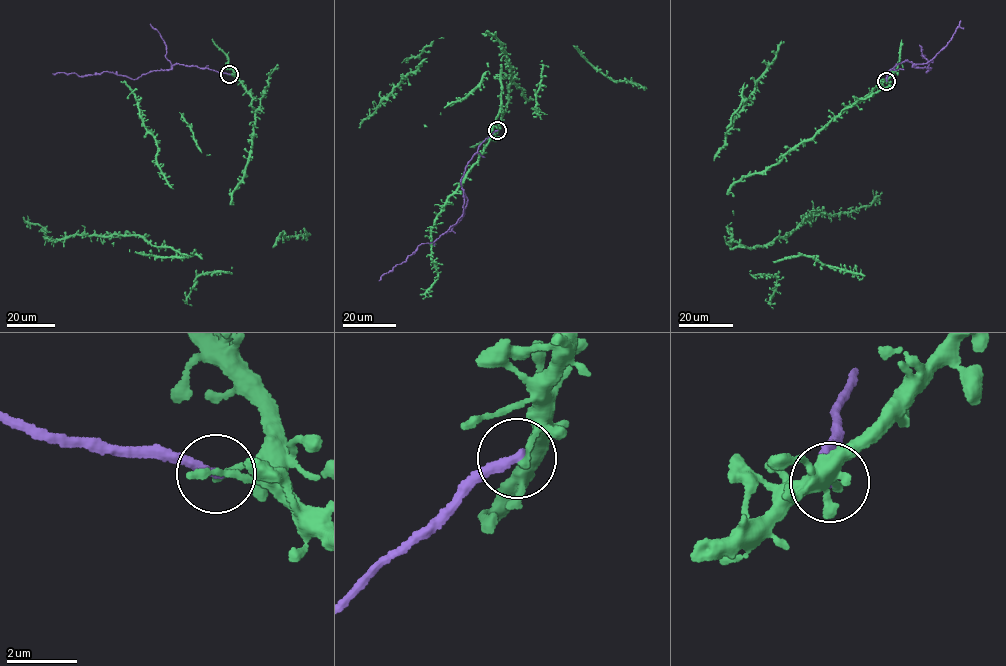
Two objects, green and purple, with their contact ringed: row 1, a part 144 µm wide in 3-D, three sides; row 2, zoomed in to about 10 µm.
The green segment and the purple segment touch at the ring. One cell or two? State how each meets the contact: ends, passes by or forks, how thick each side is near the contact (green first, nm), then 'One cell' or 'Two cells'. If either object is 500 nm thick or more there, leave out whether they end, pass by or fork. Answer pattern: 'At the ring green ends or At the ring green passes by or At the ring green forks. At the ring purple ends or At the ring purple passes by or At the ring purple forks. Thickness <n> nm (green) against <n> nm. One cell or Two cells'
At the ring green ends. At the ring purple ends. Thickness 190 nm (green) against 280 nm. Two cells

